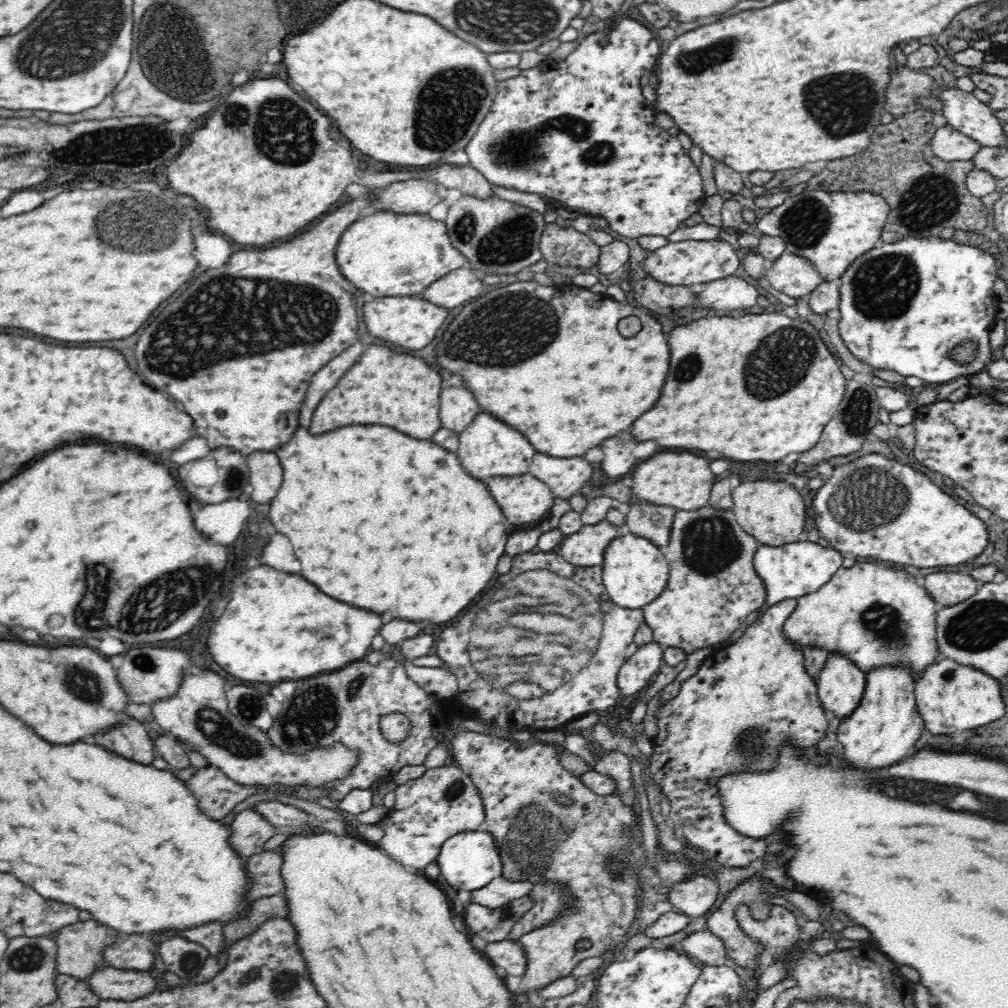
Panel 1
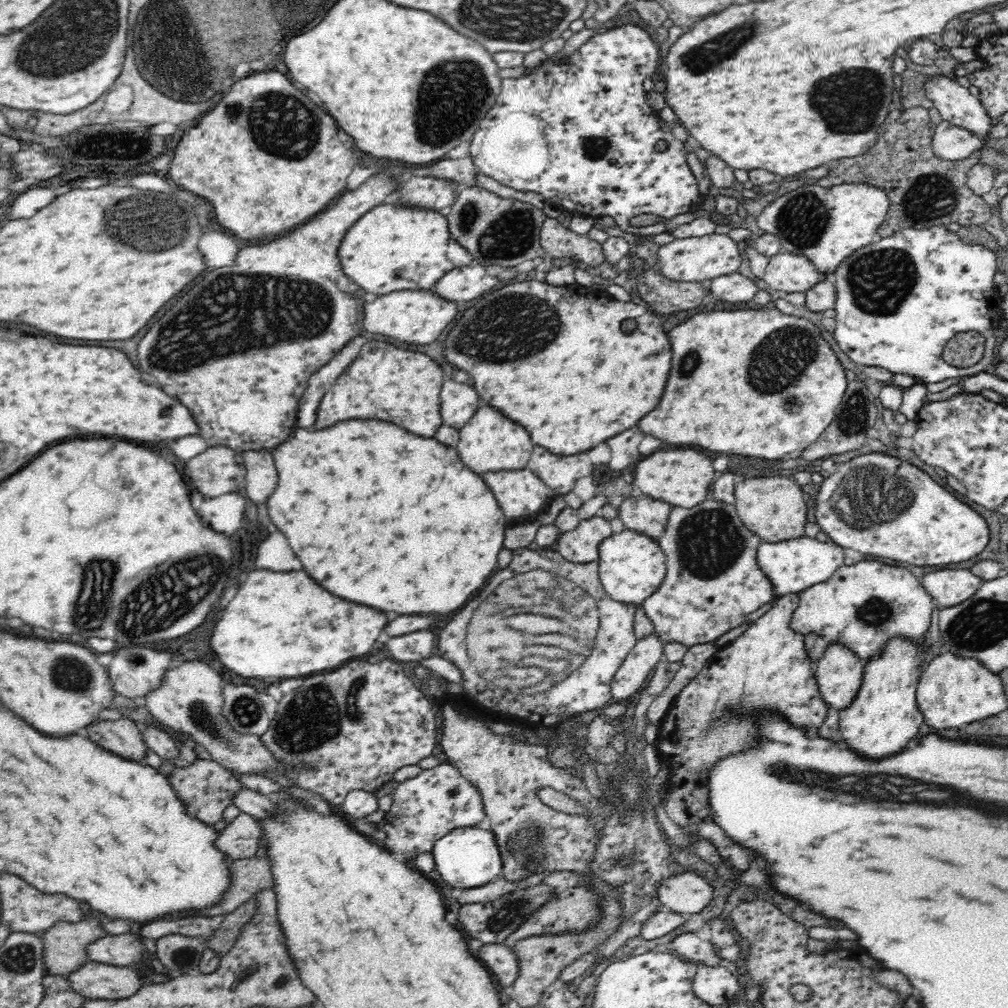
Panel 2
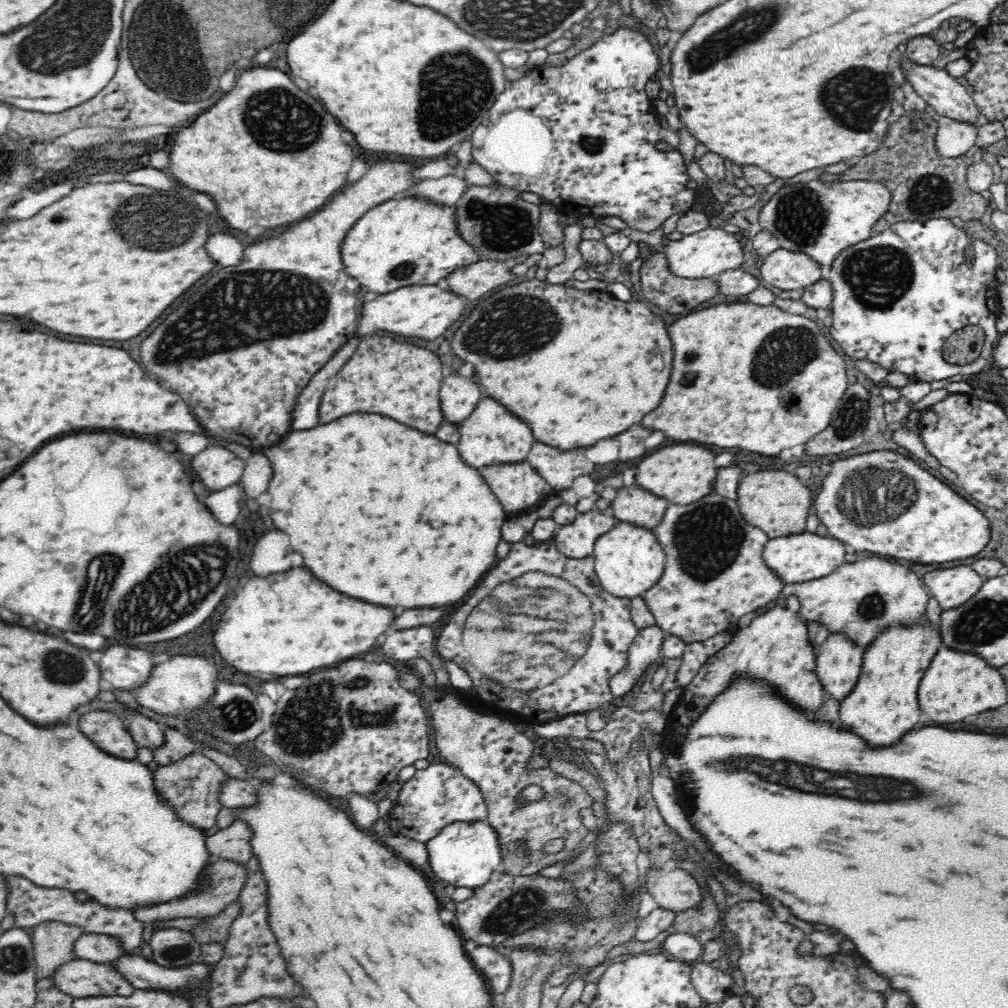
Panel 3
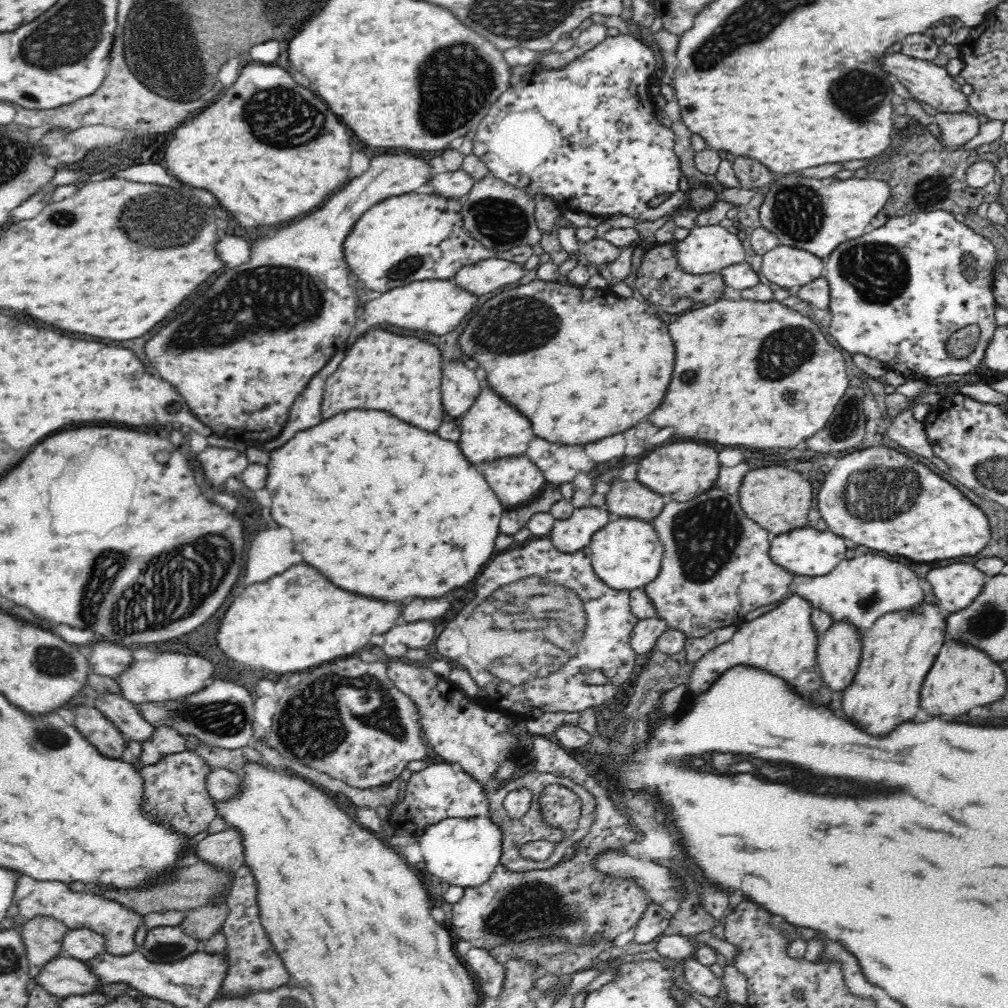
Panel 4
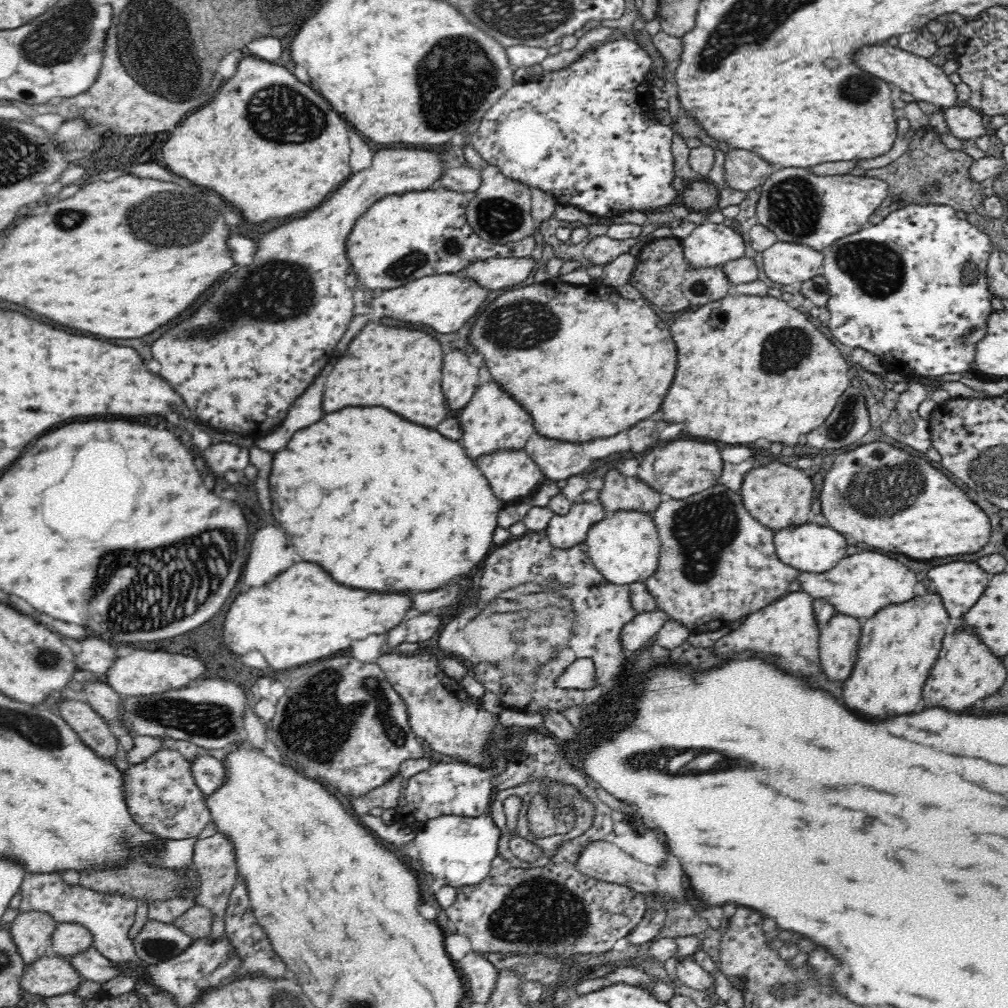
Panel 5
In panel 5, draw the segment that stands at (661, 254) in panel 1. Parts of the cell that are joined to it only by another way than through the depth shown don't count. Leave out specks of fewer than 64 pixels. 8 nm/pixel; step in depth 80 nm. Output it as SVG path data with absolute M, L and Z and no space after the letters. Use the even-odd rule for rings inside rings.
M700 223L693 229L692 233L680 240L683 246L683 253L691 266L696 268L704 268L704 266L718 266L718 264L726 264L730 260L742 258L746 244L742 235L737 233L731 227L723 223Z

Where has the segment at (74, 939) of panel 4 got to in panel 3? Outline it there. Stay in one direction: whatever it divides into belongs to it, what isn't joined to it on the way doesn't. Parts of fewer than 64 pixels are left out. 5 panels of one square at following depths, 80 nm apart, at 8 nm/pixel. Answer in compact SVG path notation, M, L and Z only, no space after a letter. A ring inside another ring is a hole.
M83 931L74 942L72 951L75 958L86 959L93 963L116 962L125 953L120 949L120 942L117 938L107 934L88 933Z

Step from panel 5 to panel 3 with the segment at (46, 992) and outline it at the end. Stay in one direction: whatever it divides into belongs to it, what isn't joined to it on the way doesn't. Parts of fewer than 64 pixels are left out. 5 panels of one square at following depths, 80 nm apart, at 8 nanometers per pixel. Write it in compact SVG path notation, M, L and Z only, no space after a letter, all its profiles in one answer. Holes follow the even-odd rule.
M86 959L68 960L60 964L48 979L56 989L76 998L86 996L130 996L135 988L104 963Z

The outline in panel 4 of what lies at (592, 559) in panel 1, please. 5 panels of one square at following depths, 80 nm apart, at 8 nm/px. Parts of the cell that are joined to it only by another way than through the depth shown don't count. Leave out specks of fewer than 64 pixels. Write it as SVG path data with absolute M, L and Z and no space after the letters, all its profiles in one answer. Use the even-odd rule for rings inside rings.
M594 501L584 508L574 508L567 518L555 518L548 534L554 547L562 552L576 552L590 544L590 536L613 517Z

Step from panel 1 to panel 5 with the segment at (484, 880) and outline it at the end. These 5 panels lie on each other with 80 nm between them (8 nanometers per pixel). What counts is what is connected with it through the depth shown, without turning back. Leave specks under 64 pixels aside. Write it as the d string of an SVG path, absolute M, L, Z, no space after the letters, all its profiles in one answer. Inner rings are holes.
M446 814L425 821L413 841L424 870L434 877L444 878L453 887L472 886L482 882L490 872L490 864L498 854L501 833L490 814L464 817Z

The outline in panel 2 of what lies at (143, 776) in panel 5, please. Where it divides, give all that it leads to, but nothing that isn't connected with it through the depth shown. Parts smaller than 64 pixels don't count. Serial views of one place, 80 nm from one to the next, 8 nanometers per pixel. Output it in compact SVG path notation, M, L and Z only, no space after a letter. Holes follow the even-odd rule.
M200 758L186 764L186 767L176 767L170 776L165 778L169 781L175 796L183 801L186 813L207 825L214 825L219 820L223 820L224 808L232 805L233 795L243 788L233 774L224 769L221 764L214 760Z

